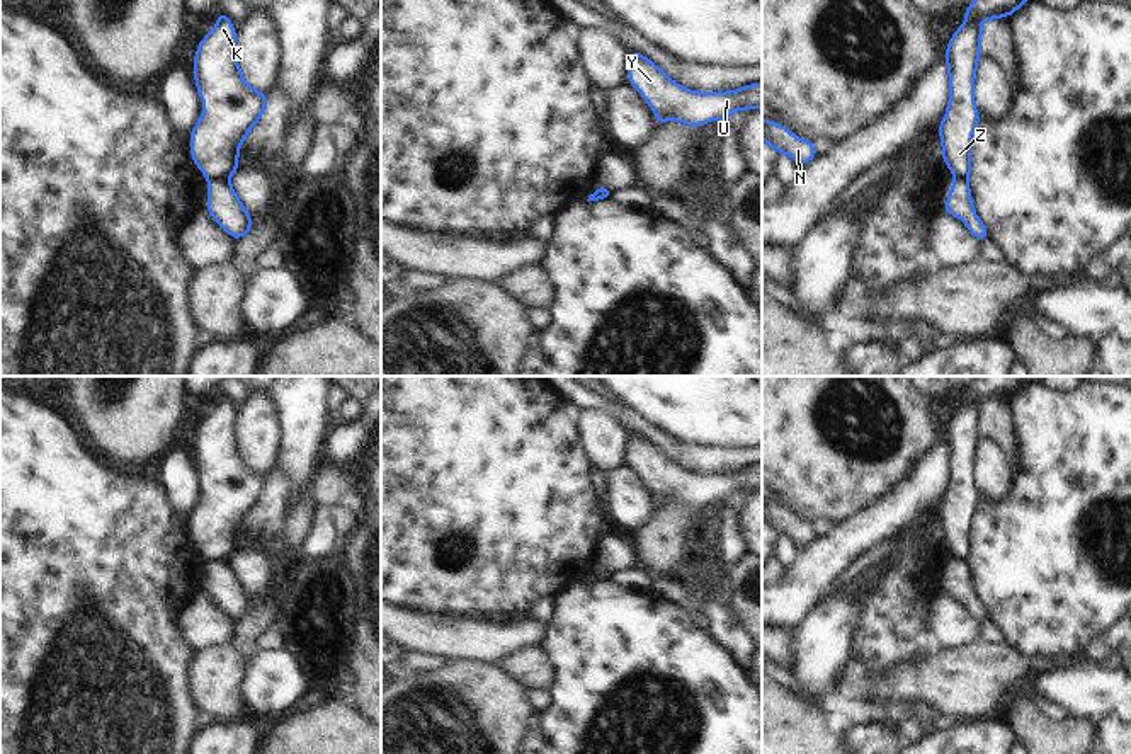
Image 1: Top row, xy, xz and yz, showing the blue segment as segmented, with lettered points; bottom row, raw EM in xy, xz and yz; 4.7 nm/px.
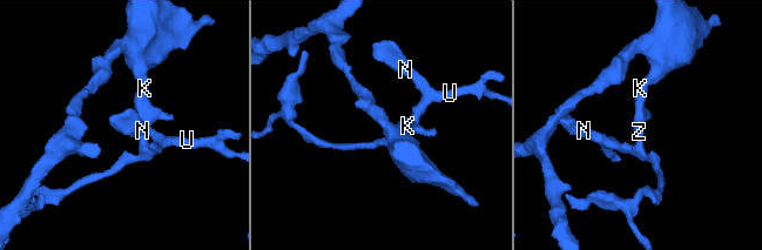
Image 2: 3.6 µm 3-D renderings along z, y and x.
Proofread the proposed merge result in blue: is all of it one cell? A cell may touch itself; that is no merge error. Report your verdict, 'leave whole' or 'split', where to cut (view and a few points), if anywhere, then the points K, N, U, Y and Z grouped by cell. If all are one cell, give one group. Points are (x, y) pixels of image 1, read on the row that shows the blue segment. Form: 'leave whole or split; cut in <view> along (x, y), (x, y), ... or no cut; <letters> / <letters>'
split; cut in xy along (227, 177), (210, 182); K Z / N U Y

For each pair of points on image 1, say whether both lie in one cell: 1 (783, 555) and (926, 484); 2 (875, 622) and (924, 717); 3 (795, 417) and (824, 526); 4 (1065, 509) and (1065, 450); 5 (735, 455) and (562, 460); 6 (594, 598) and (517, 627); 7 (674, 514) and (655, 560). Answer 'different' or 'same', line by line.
1: different
2: same
3: different
4: same
5: different
6: different
7: same

